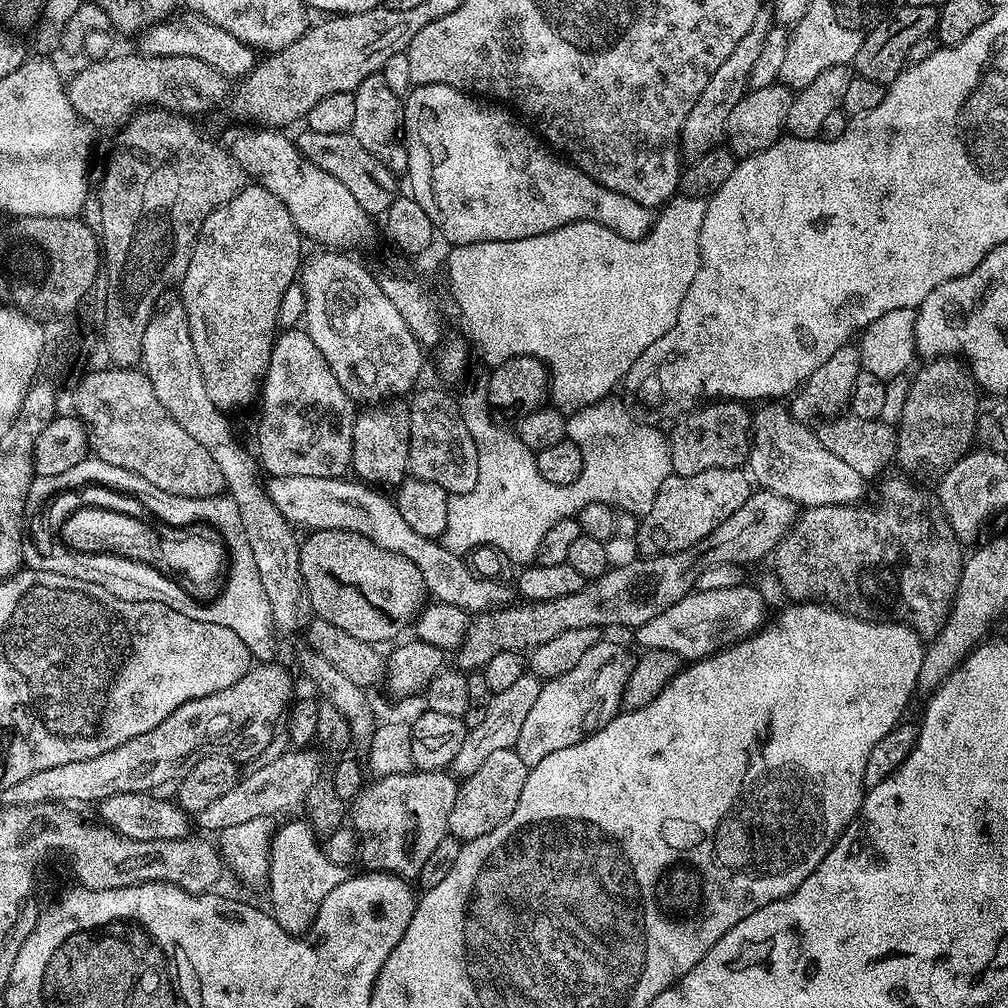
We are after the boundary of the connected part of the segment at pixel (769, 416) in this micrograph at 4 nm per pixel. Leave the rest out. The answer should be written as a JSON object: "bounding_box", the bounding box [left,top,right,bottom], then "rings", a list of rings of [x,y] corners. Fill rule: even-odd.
{"bounding_box":[746,402,865,509],"rings":[[[768,402],[757,407],[760,409],[755,409],[752,418],[752,449],[746,465],[751,479],[763,491],[790,498],[805,509],[827,504],[859,505],[863,501],[860,499],[864,496],[865,477],[859,476],[854,469],[846,466],[846,462],[842,462],[842,458],[837,458],[835,454],[830,454],[830,450],[823,448],[815,431],[780,404],[783,403]]]}

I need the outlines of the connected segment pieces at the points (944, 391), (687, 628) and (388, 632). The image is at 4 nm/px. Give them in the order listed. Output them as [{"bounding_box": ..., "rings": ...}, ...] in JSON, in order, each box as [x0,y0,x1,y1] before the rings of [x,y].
[{"bounding_box":[895,358,982,481],"rings":[[[932,358],[912,380],[908,393],[904,396],[904,405],[900,408],[900,425],[895,425],[896,459],[908,472],[916,472],[920,480],[939,481],[941,476],[960,460],[973,447],[976,440],[976,418],[982,411],[980,400],[976,397],[978,385],[972,379],[972,373],[963,363],[954,358]]]},{"bounding_box":[634,583,766,662],"rings":[[[743,583],[730,590],[692,591],[682,598],[682,602],[674,602],[670,610],[662,610],[662,614],[635,629],[634,636],[641,644],[639,647],[644,650],[670,650],[685,661],[695,662],[747,640],[766,624],[764,596],[758,589],[748,587],[747,583]]]},{"bounding_box":[300,530,429,645],"rings":[[[312,530],[303,537],[300,546],[300,565],[304,588],[308,591],[308,603],[311,611],[326,622],[334,622],[346,634],[358,638],[367,644],[383,645],[383,640],[395,641],[404,627],[411,625],[416,617],[424,611],[429,599],[426,582],[422,582],[422,574],[418,566],[410,562],[410,558],[402,558],[402,554],[394,554],[374,542],[370,538],[362,538],[362,534],[354,534],[346,530]]]}]

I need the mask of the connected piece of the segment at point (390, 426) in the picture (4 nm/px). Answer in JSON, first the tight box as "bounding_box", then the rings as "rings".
{"bounding_box":[351,402,410,486],"rings":[[[380,402],[357,415],[352,435],[351,471],[361,481],[372,486],[399,485],[408,472],[408,443],[410,442],[410,414],[407,403]]]}

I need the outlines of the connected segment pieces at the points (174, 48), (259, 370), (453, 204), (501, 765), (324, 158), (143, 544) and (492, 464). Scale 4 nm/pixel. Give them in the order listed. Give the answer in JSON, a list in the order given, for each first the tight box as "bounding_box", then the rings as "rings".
[{"bounding_box":[139,14,254,78],"rings":[[[193,14],[177,15],[148,28],[139,39],[139,51],[146,56],[181,56],[182,58],[198,58],[216,70],[223,73],[226,78],[243,78],[254,67],[254,49],[246,42],[240,42],[229,31],[222,30],[202,16]]]},{"bounding_box":[178,182,302,414],"rings":[[[259,182],[249,183],[202,222],[190,266],[186,266],[178,293],[186,310],[190,342],[194,342],[194,354],[198,354],[202,382],[206,382],[206,394],[210,394],[210,402],[225,414],[257,403],[270,366],[272,343],[278,335],[282,296],[298,280],[302,263],[300,243],[302,237],[294,226],[294,218],[290,218],[290,210],[286,210],[286,206],[282,206],[282,202]]]},{"bounding_box":[402,84,657,245],"rings":[[[421,84],[413,87],[403,101],[404,126],[402,129],[402,139],[405,148],[408,149],[408,171],[406,173],[406,179],[408,179],[409,186],[412,187],[412,189],[410,189],[410,195],[412,199],[418,202],[418,206],[422,206],[422,210],[426,210],[426,214],[430,214],[430,222],[432,223],[433,229],[435,229],[439,235],[441,232],[441,234],[449,240],[449,245],[477,244],[478,242],[490,242],[491,240],[534,238],[538,234],[546,234],[547,232],[554,231],[556,228],[561,228],[574,222],[582,222],[583,220],[586,222],[598,222],[602,226],[606,226],[606,230],[614,230],[614,234],[618,234],[627,240],[642,240],[647,236],[653,224],[656,222],[657,213],[653,211],[653,209],[642,206],[642,202],[634,202],[634,198],[626,198],[626,194],[618,194],[614,190],[610,190],[606,186],[594,182],[594,178],[587,176],[586,173],[580,168],[577,168],[575,164],[569,162],[567,159],[561,158],[555,151],[545,147],[541,137],[537,135],[523,119],[513,115],[507,107],[501,106],[496,102],[483,104],[480,100],[483,99],[477,98],[475,95],[467,92],[459,92],[457,88],[451,88],[445,84]]]},{"bounding_box":[448,748,528,842],"rings":[[[515,748],[498,750],[474,774],[463,777],[462,783],[454,798],[453,810],[450,811],[448,832],[461,842],[474,838],[482,838],[482,834],[490,834],[494,826],[502,826],[510,814],[514,814],[514,806],[518,806],[518,797],[522,794],[522,786],[526,786],[528,767],[522,758],[518,758]]]},{"bounding_box":[294,130,398,218],"rings":[[[307,130],[301,131],[299,137],[295,137],[294,143],[296,148],[304,155],[318,170],[326,170],[326,174],[338,178],[350,194],[354,194],[354,202],[366,210],[366,214],[373,218],[383,217],[384,212],[396,201],[398,189],[396,189],[397,177],[382,166],[372,154],[366,154],[362,150],[362,142],[354,138],[351,132],[342,134],[318,134]]]},{"bounding_box":[59,506,168,570],"rings":[[[99,506],[80,508],[60,528],[59,543],[65,548],[86,554],[118,555],[123,560],[133,560],[155,570],[168,567],[168,558],[163,548],[157,529],[151,528],[143,519],[131,517],[130,514],[118,513]]]},{"bounding_box":[442,382,673,566],"rings":[[[480,382],[459,397],[462,422],[466,422],[466,430],[476,447],[478,454],[478,480],[474,490],[461,496],[449,496],[446,510],[446,526],[442,537],[444,547],[457,554],[467,554],[471,548],[480,544],[494,546],[506,554],[513,565],[527,566],[533,563],[538,546],[542,542],[542,534],[554,526],[554,522],[575,517],[588,503],[606,503],[621,513],[630,512],[637,518],[644,515],[654,506],[654,498],[658,498],[658,490],[667,476],[673,475],[670,462],[670,446],[668,436],[660,433],[652,424],[639,424],[628,413],[628,408],[613,394],[604,396],[598,402],[587,404],[582,410],[571,413],[567,417],[567,439],[582,450],[582,474],[578,474],[578,482],[570,482],[570,486],[554,486],[554,482],[546,482],[542,474],[538,474],[536,458],[515,431],[503,428],[492,421],[493,409],[488,406],[488,385]]]}]

